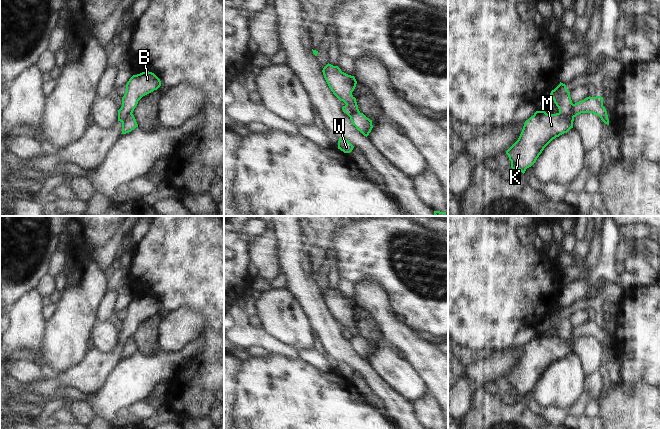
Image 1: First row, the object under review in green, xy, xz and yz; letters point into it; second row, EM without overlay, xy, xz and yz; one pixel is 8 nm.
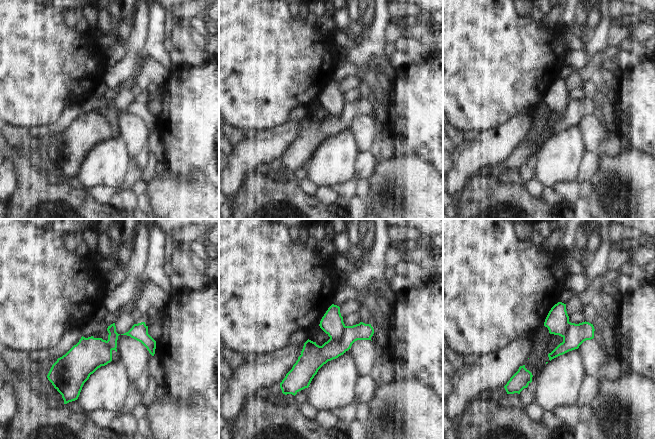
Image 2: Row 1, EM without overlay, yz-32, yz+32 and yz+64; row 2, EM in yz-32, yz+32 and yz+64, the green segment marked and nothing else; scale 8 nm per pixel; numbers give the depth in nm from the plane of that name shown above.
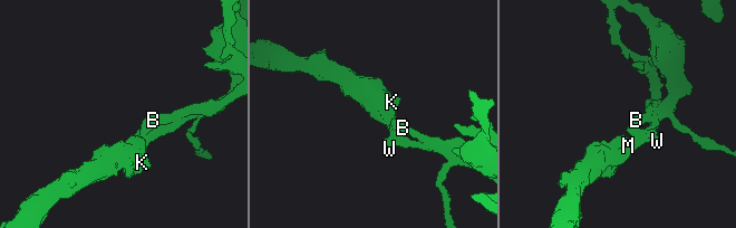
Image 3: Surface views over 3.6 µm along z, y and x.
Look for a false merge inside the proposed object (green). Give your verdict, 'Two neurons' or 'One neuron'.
Two neurons.

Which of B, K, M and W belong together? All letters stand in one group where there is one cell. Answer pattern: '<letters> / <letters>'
B / K M W

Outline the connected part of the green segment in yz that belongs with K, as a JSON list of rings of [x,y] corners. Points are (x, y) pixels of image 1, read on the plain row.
[[[589,320],[573,328],[572,338],[569,341],[561,337],[547,338],[545,334],[536,335],[525,345],[518,364],[506,375],[513,395],[520,394],[524,398],[553,363],[573,352],[574,342],[581,337],[593,337],[609,349],[601,320]]]

